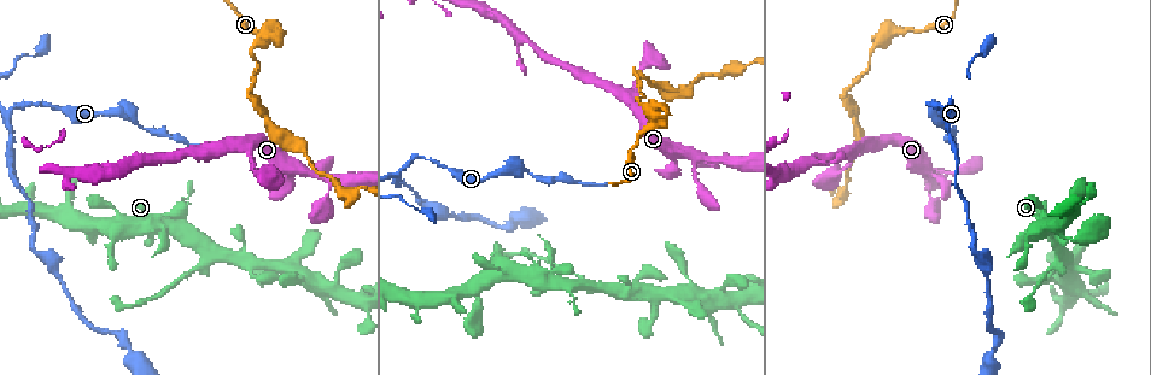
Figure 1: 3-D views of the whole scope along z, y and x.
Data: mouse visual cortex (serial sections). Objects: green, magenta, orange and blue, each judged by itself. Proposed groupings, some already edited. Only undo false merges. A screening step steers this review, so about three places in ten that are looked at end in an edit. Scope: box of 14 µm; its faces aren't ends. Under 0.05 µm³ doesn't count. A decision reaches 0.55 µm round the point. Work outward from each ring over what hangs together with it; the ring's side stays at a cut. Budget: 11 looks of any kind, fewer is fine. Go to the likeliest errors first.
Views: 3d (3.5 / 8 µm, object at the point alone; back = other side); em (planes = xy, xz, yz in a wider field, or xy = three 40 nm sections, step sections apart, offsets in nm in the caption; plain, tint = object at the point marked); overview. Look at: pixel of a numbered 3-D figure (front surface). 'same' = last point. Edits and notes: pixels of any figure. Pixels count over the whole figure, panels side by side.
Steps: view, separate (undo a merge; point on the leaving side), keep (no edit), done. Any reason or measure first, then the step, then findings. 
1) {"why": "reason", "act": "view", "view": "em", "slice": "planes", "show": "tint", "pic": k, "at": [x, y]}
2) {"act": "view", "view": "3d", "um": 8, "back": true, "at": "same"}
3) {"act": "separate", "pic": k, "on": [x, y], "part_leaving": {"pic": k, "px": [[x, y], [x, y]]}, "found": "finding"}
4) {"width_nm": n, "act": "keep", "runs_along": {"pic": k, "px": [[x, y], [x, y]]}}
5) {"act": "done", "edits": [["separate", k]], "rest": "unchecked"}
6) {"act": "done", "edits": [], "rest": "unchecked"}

{"why": "a fork", "act": "view", "view": "3d", "um": 3.5, "pic": 1, "at": [948, 112]}

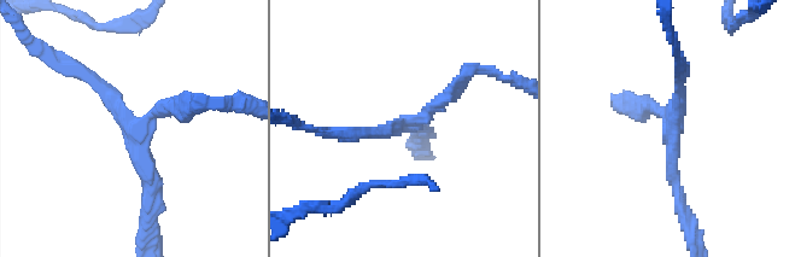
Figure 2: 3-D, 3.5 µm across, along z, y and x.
{"arms": 3, "arm_widths_nm": [150, 200, 200], "act": "keep", "runs_along": {"pic": 2, "px": [[618, 103], [667, 118], [682, 199]]}, "found": "continuous, no second cell"}

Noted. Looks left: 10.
{"why": "sudden change in width", "act": "view", "view": "3d", "um": 3.5, "pic": 1, "at": [1050, 268]}

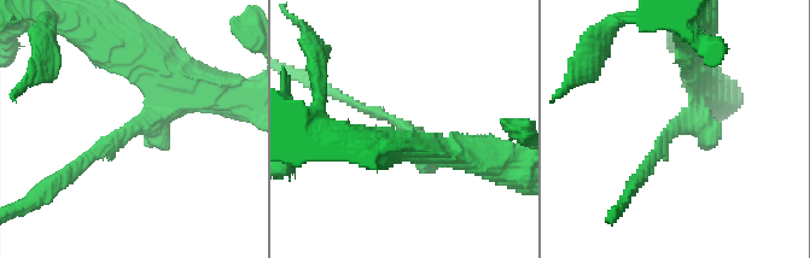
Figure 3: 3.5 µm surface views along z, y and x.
{"why": "now the EM", "act": "view", "view": "em", "slice": "xy", "step": 1, "show": "tint", "pic": 3, "at": [676, 125]}

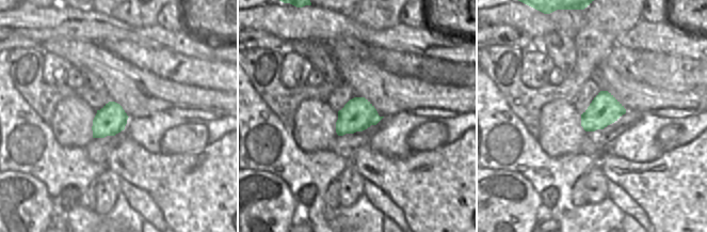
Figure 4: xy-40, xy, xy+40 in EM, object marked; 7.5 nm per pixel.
{"act": "separate", "pic": 3, "on": [85, 158], "part_leaving": {"pic": 3, "px": [[117, 138], [47, 182], [33, 198]]}, "found": "a second cell is stuck on"}

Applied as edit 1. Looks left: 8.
{"why": "see it whole again", "act": "view", "view": "overview"}

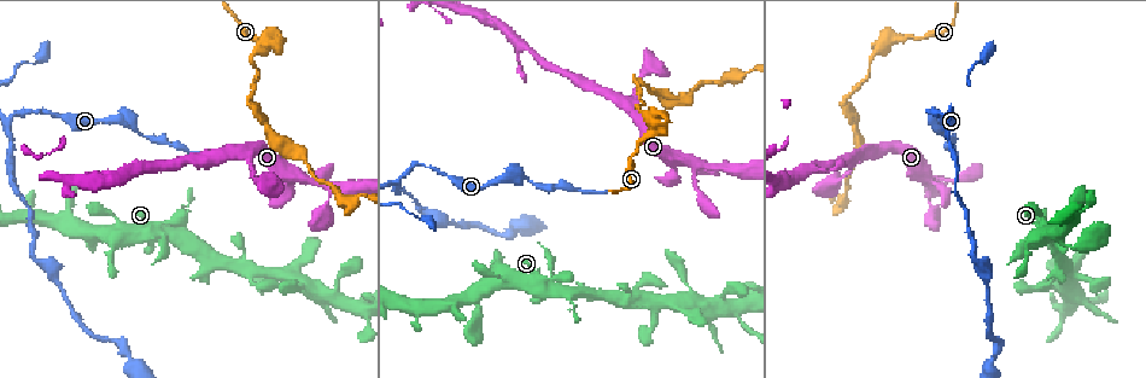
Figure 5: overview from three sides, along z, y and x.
{"why": "abrupt turn", "act": "view", "view": "3d", "um": 3.5, "pic": 5, "at": [652, 120]}

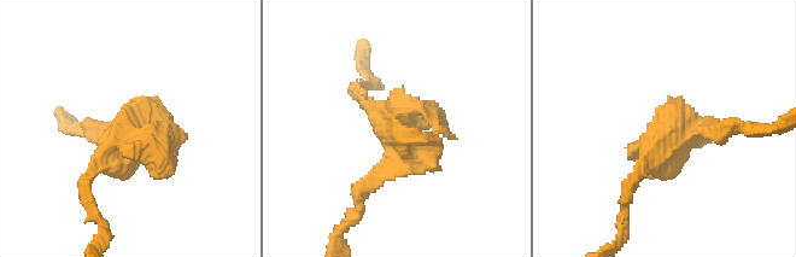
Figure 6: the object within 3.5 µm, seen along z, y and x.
{"why": "shape alone is not enough", "act": "view", "view": "em", "slice": "xy", "step": 3, "show": "tint", "pic": 6, "at": [667, 137]}

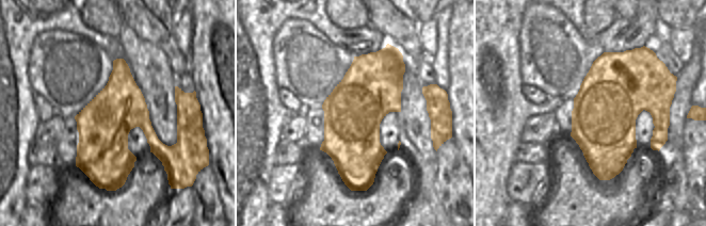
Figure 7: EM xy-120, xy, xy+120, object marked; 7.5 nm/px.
{"act": "keep", "runs_along": {"pic": 6, "px": [[721, 128], [668, 139], [625, 194]]}, "found": "one cell here"}

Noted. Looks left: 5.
{"why": "thick turns thin", "act": "view", "view": "3d", "um": 8, "pic": 5, "at": [506, 179]}

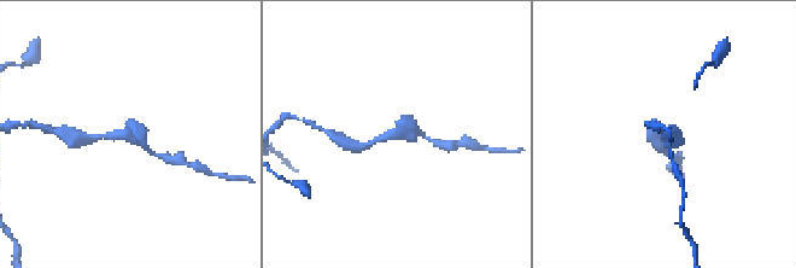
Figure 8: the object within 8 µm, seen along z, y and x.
{"why": "shape alone is not enough", "act": "view", "view": "em", "slice": "xy", "step": 1, "show": "tint", "pic": 8, "at": [397, 135]}

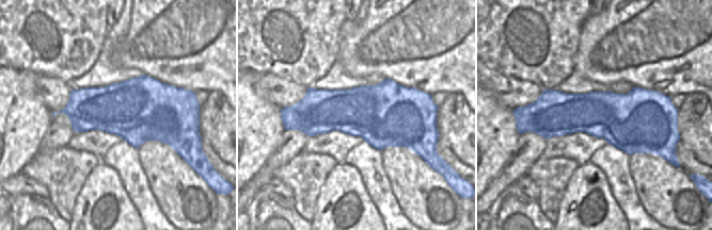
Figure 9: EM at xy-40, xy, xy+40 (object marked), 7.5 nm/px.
{"act": "keep", "runs_along": {"pic": 8, "px": [[95, 138], [138, 134], [156, 153]]}, "found": "continuous, no second cell"}

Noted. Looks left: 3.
{"act": "done", "edits": [["separate", 3]], "rest": "unchecked"}

